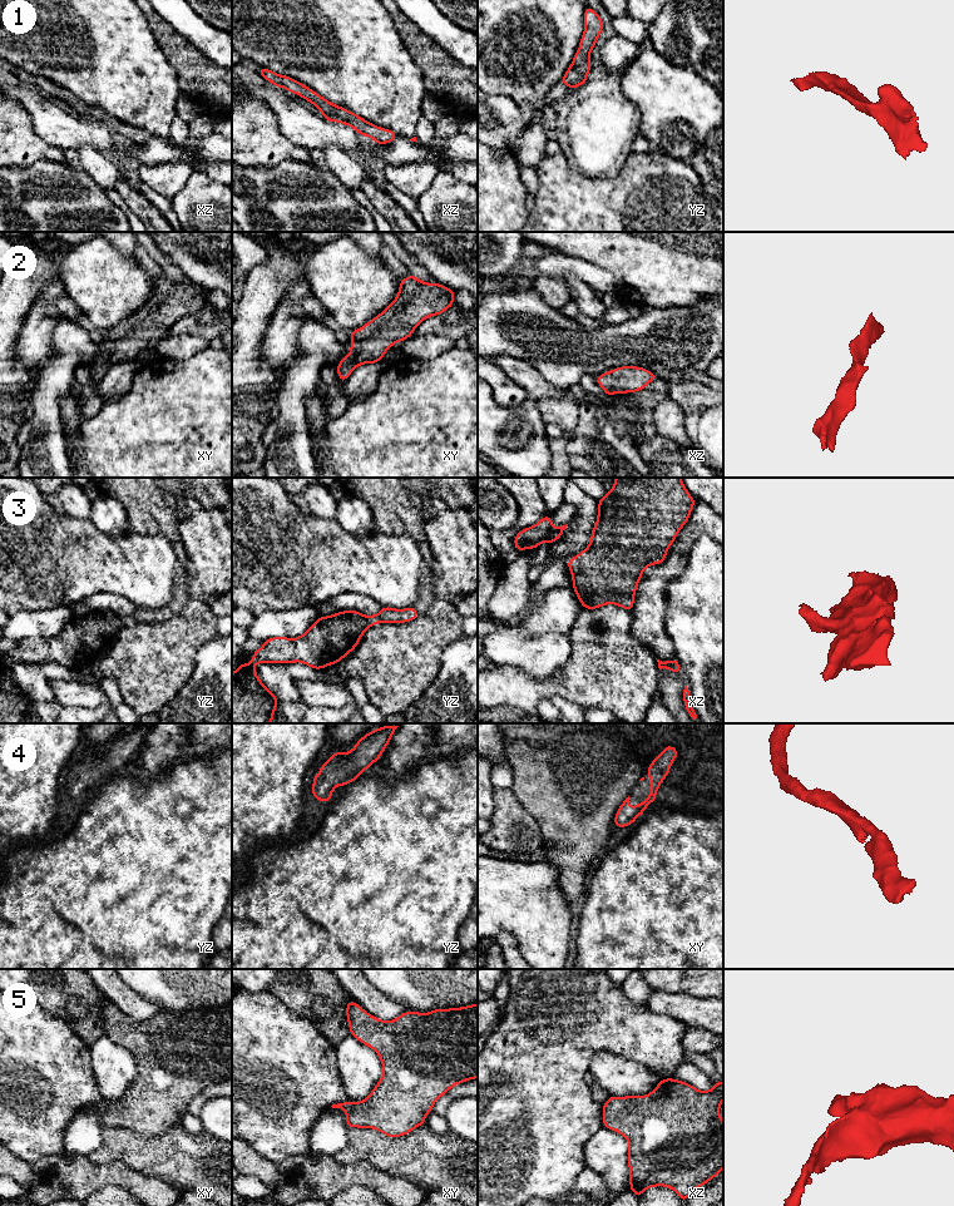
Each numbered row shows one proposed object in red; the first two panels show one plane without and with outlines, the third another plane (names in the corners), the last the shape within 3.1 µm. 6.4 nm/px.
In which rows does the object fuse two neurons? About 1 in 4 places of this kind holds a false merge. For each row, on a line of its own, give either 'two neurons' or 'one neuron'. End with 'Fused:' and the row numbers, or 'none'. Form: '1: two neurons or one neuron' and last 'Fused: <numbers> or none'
1: one neuron
2: one neuron
3: one neuron
4: one neuron
5: one neuron
Fused: none

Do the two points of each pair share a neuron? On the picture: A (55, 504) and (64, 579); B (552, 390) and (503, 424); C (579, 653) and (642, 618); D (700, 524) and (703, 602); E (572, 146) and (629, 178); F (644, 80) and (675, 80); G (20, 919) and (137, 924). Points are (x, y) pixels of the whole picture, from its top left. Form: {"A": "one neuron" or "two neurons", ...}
{"A": "two neurons", "B": "two neurons", "C": "two neurons", "D": "two neurons", "E": "two neurons", "F": "one neuron", "G": "one neuron"}

